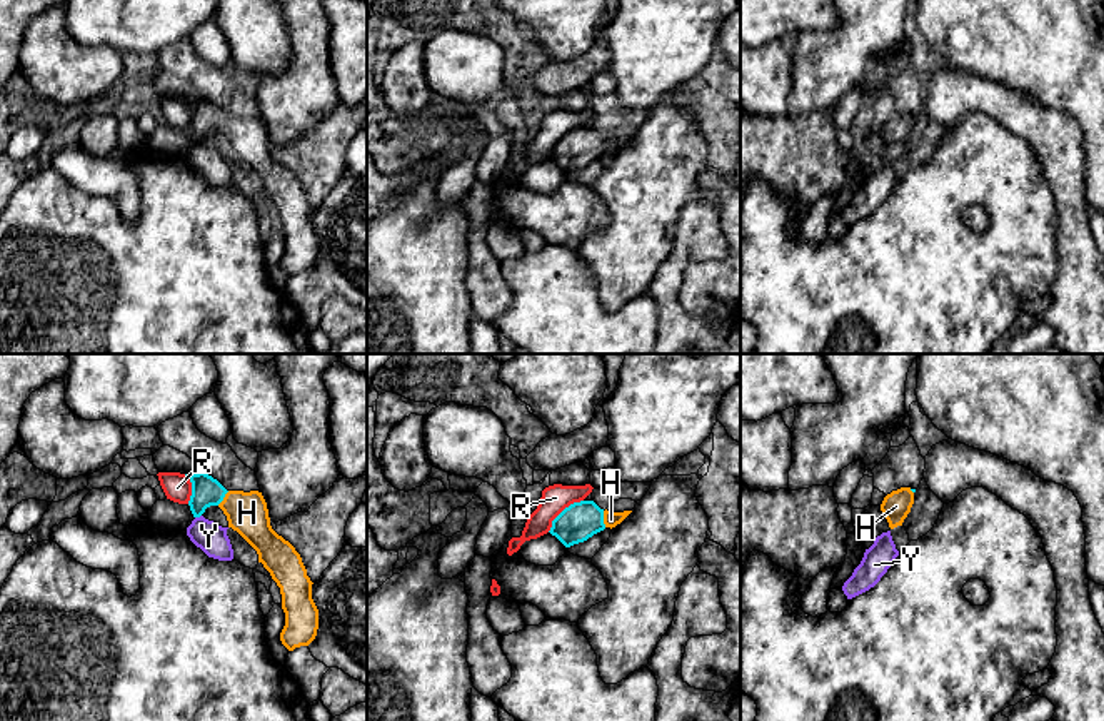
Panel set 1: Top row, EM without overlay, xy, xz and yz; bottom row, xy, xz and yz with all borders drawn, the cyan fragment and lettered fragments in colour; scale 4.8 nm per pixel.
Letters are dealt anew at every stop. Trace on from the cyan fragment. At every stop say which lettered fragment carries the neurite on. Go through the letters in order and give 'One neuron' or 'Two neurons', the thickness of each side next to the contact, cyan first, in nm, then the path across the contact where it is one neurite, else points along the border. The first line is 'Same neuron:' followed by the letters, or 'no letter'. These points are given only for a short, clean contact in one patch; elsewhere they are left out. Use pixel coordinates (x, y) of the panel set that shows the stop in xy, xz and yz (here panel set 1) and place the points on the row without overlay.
Same neuron: H
H: One neuron. Thickness 180 nm (cyan) against 80 nm. Path across: xz (579, 147), (602, 146), (611, 146)
R: Two neurons. Thickness 180 nm (cyan) against 130 nm
Y: Two neurons. Thickness 140 nm (cyan) against 150 nm. Boundary: xy (200, 141), (195, 144)

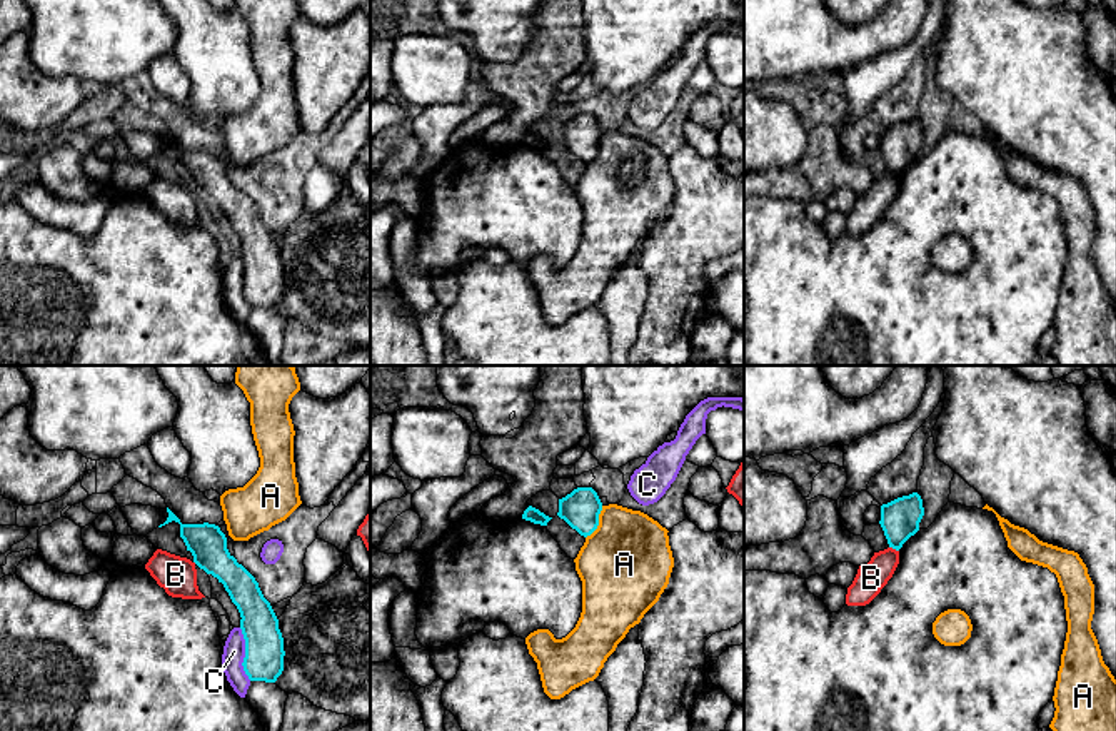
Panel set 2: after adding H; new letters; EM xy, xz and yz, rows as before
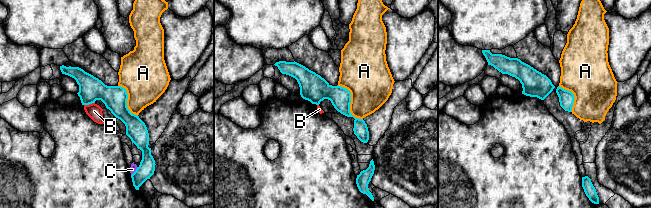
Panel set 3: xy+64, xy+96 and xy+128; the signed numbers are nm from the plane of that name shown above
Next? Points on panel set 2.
Same neuron: no letter
A: Two neurons. Thickness 180 nm (cyan) against 440 nm
B: Two neurons. Thickness 190 nm (cyan) against 150 nm
C: Two neurons. Thickness 190 nm (cyan) against 110 nm. Boundary: xy (239, 254), (244, 264), (242, 296), (251, 306)

